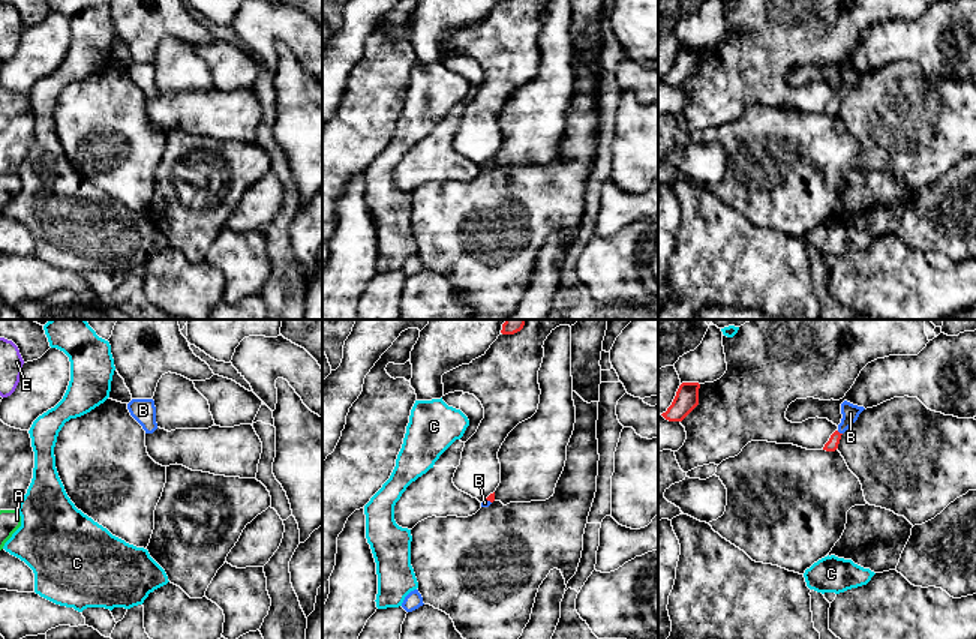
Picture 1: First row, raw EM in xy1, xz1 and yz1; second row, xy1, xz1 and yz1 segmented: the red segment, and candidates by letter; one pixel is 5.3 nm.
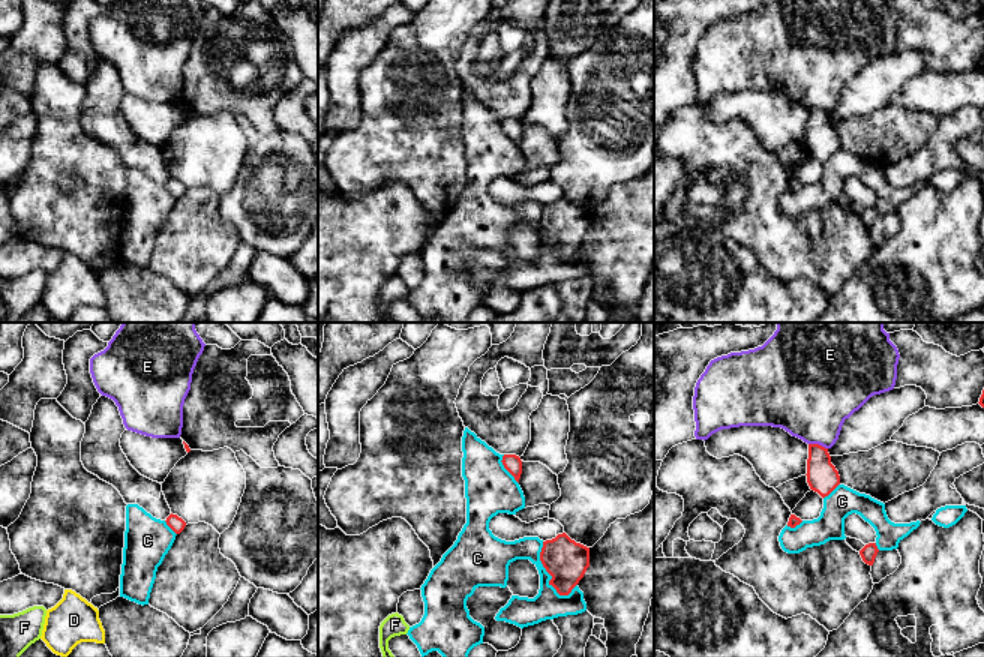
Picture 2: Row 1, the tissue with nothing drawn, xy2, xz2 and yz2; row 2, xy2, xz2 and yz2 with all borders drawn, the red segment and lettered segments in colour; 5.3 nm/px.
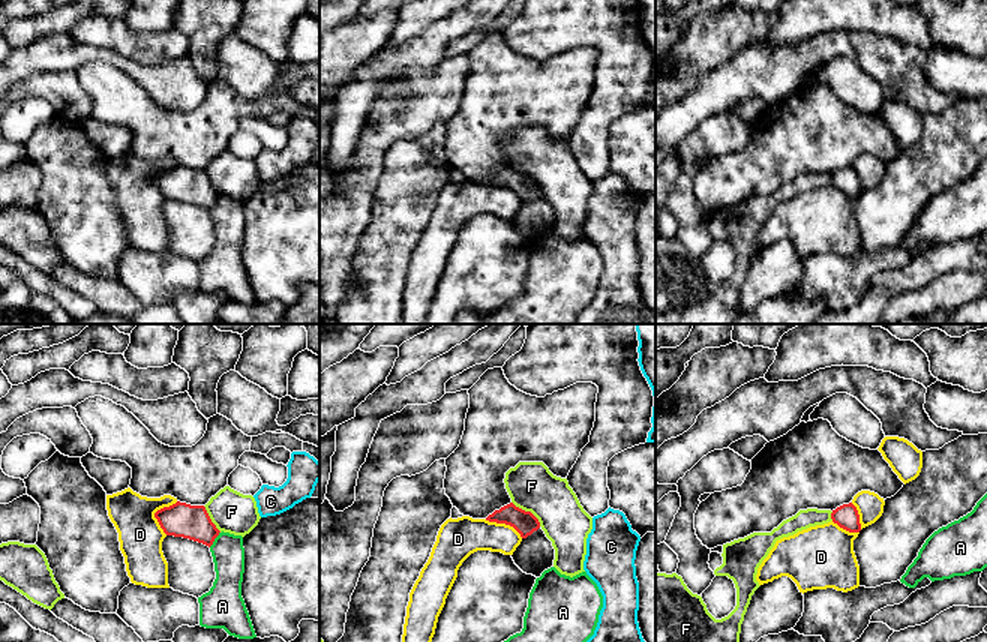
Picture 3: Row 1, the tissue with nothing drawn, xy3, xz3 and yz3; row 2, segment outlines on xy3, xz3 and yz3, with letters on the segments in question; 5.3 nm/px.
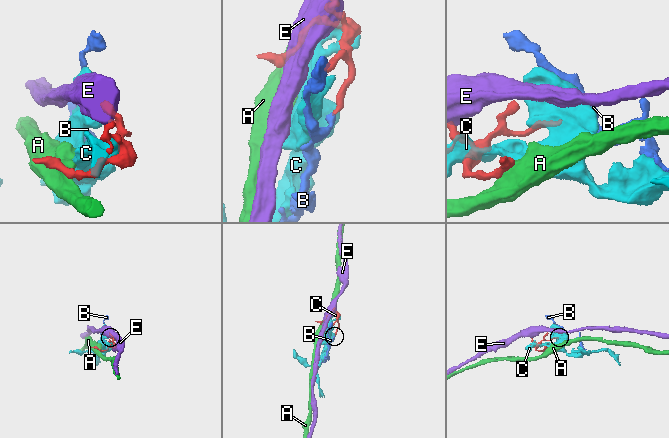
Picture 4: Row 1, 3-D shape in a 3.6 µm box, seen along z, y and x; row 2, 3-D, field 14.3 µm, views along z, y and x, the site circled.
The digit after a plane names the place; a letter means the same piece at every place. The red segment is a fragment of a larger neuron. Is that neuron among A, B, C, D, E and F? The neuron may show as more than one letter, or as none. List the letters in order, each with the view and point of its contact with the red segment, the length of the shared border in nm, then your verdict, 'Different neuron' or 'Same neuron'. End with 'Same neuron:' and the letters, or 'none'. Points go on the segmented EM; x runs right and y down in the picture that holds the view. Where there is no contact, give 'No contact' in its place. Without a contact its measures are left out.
A: Touches red at xy3 (215, 537). Shared border 110 nm. Different neuron
B: Touches red at yz1 (838, 432). Shared border 40 nm. Same neuron
C: Touches red at xz2 (546, 570). Shared border 320 nm. Different neuron
D: Touches red at xy3 (155, 513). Shared border 200 nm. Different neuron
E: Touches red at yz2 (818, 444). Shared border 110 nm. Different neuron
F: Touches red at xz3 (528, 512). Shared border 200 nm. Different neuron
Same neuron: B

